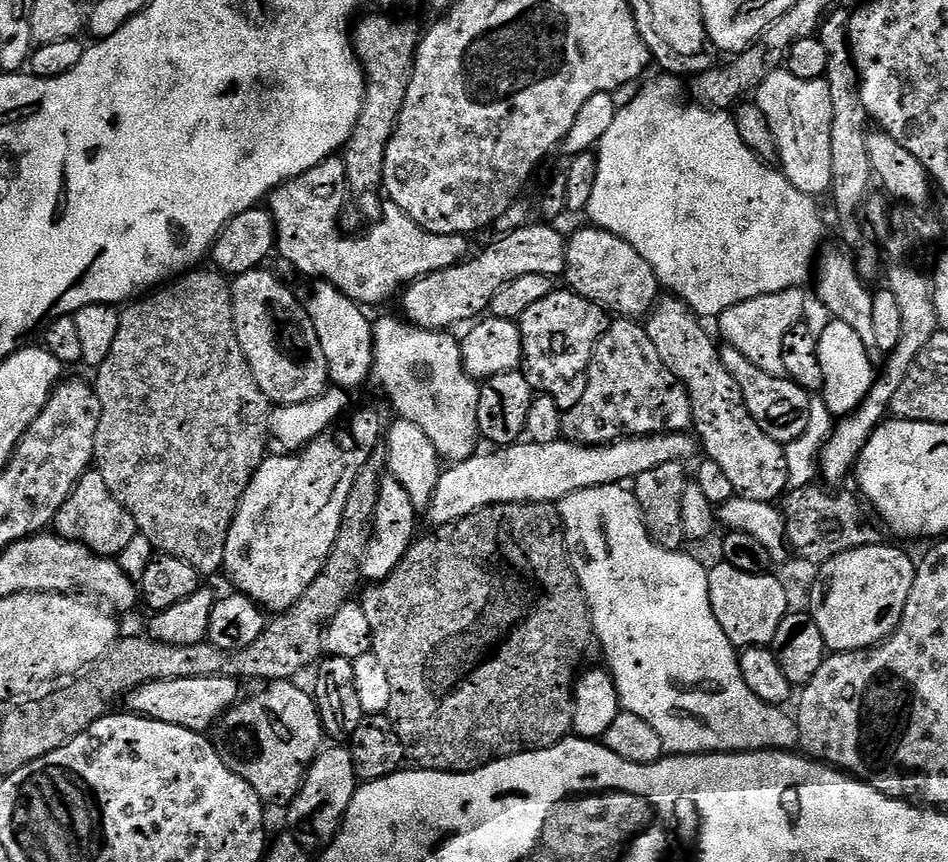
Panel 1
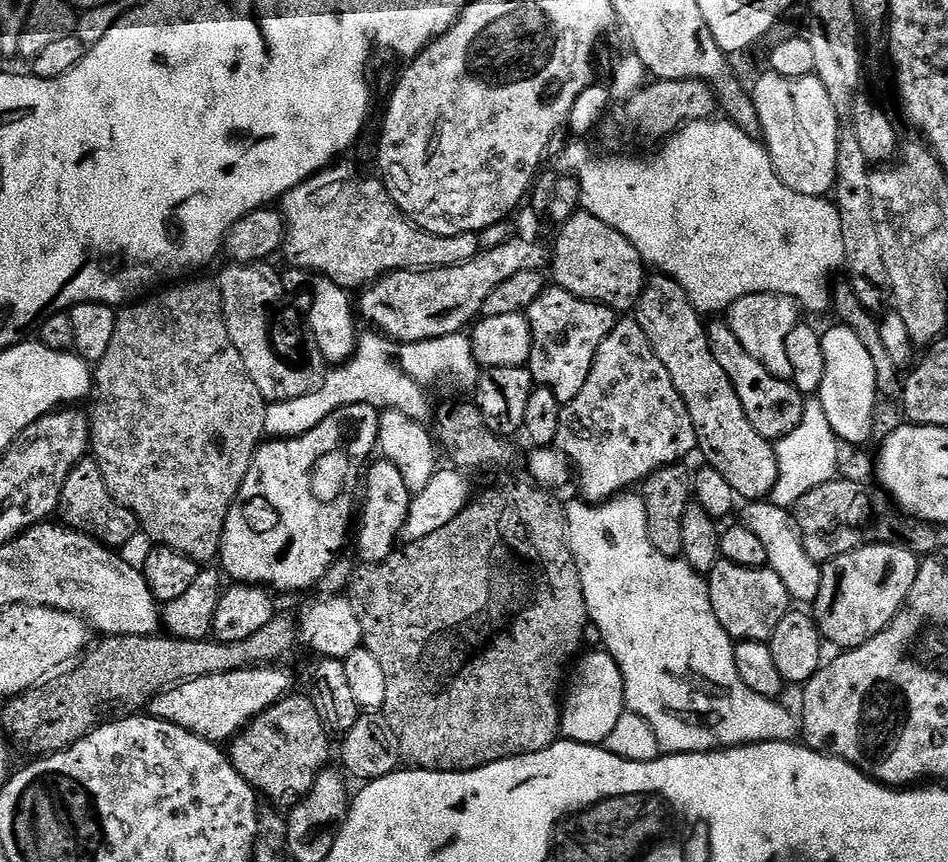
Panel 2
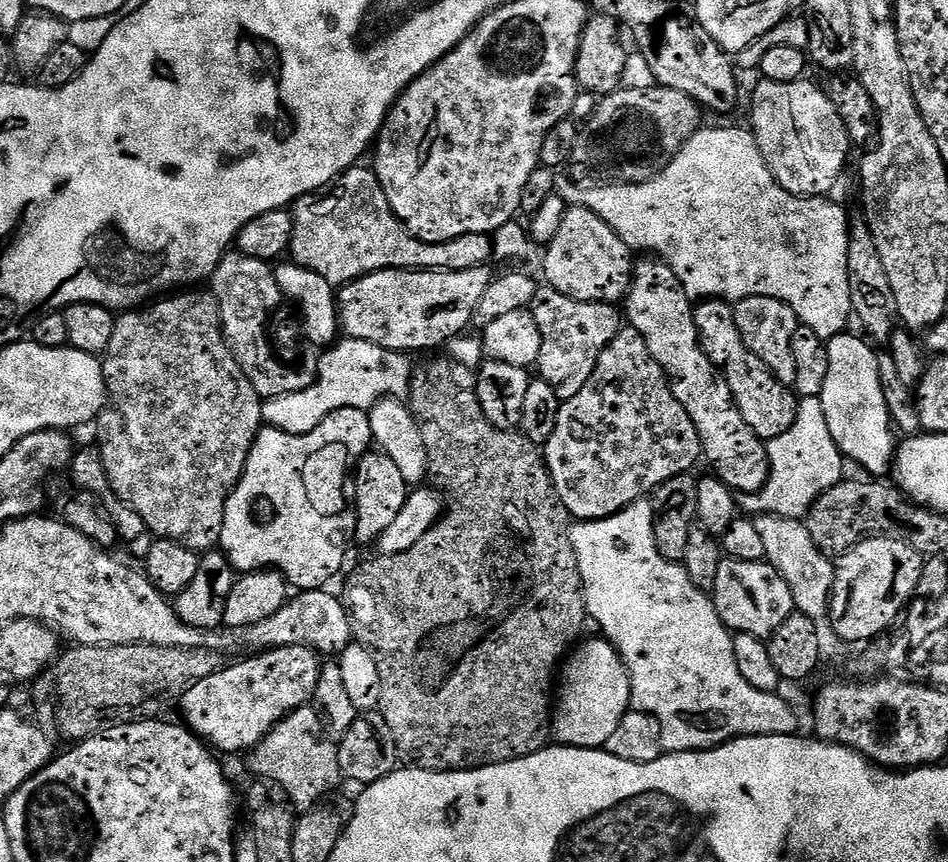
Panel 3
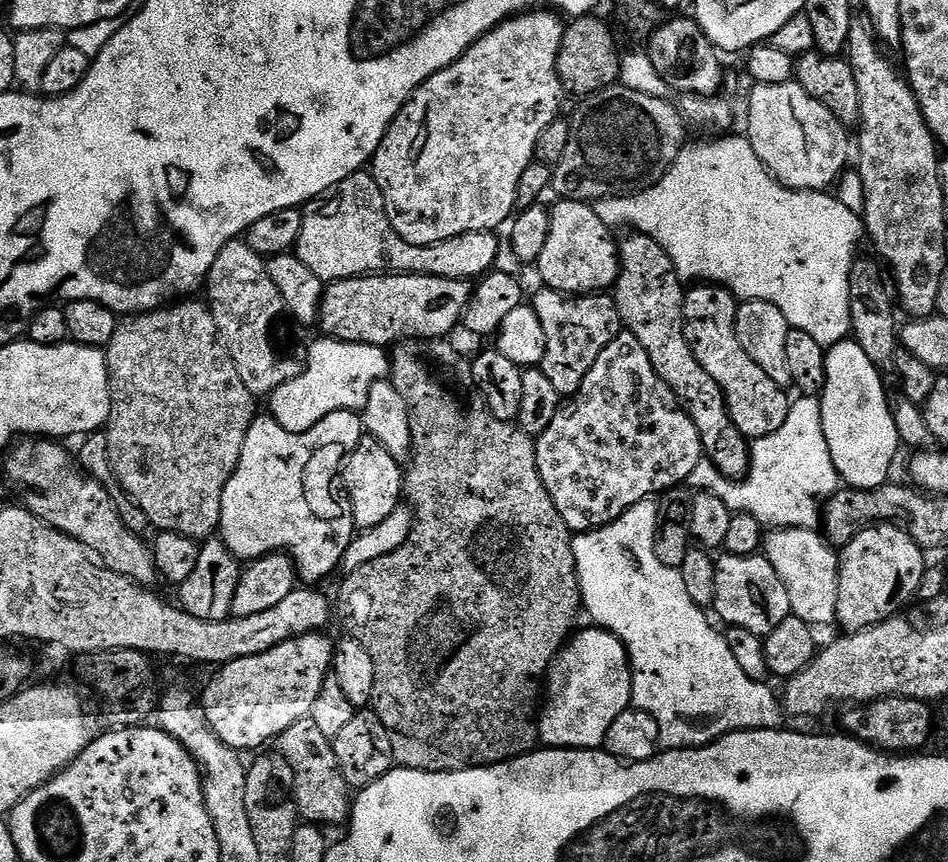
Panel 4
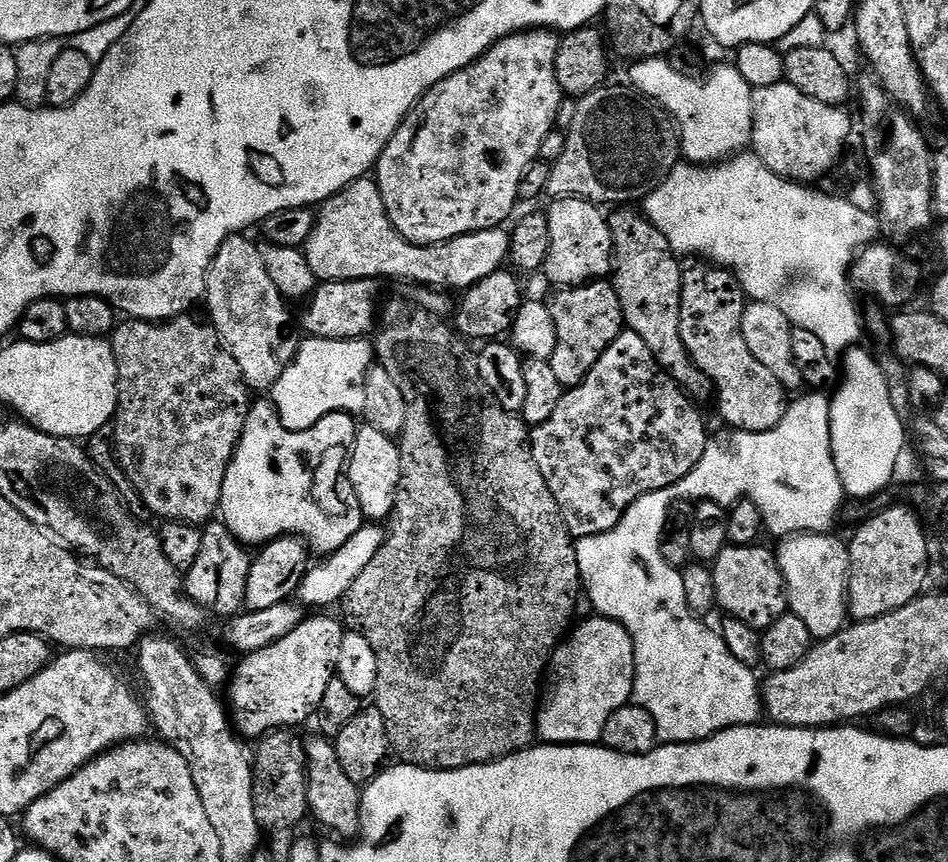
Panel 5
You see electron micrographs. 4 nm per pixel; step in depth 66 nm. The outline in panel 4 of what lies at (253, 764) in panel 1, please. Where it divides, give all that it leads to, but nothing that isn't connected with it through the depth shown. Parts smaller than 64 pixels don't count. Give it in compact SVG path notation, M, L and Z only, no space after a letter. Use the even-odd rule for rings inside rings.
M309 718L294 722L290 730L283 732L278 747L279 755L292 768L294 774L294 799L301 817L312 826L343 825L352 815L354 796L346 778L342 778L332 741L328 740L326 734L322 734L322 730L318 730L318 726L314 726L314 722Z

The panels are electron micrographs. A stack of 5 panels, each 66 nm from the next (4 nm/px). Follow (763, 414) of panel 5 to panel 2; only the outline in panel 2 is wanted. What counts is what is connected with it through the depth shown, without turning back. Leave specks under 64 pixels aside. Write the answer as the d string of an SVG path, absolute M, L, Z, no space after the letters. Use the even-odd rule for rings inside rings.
M716 318L713 324L707 325L710 354L718 361L718 366L726 370L726 378L734 386L738 394L738 402L742 402L742 410L746 410L746 418L750 418L750 426L762 434L762 438L770 441L781 440L790 434L790 430L798 430L798 422L802 422L806 397L792 384L791 380L779 380L750 354L746 354L746 346L734 338L727 319Z

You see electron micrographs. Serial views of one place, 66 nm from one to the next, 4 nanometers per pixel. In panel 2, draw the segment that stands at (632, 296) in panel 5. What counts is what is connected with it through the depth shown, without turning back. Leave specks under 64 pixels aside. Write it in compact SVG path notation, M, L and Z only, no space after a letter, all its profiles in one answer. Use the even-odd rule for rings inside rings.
M652 274L647 277L644 292L634 309L634 319L646 330L646 338L650 338L650 346L654 354L666 366L666 374L670 374L670 382L674 382L674 390L682 394L682 402L686 402L686 410L690 410L690 422L696 427L696 446L699 455L704 455L703 463L707 467L718 470L730 486L734 486L737 497L744 502L766 500L771 497L774 486L778 482L778 458L773 441L762 438L754 426L750 426L750 418L746 418L746 410L742 410L742 402L738 402L738 394L726 378L726 370L718 366L714 354L710 354L708 330L701 313L686 298L686 290L678 286L669 276Z

